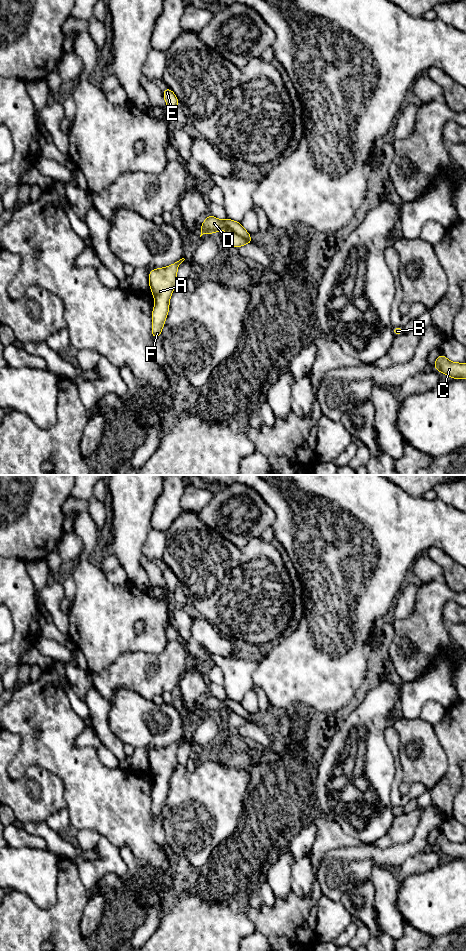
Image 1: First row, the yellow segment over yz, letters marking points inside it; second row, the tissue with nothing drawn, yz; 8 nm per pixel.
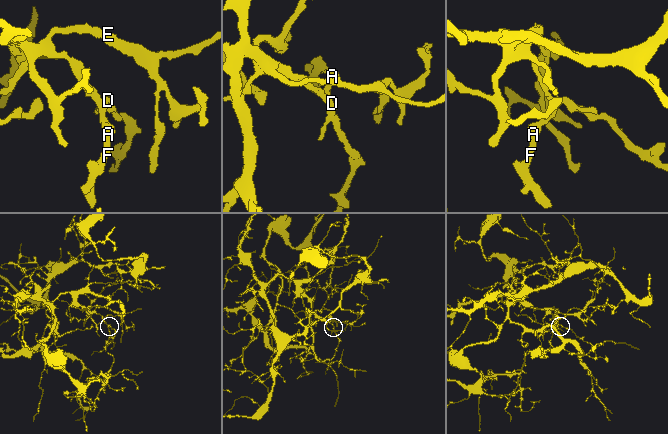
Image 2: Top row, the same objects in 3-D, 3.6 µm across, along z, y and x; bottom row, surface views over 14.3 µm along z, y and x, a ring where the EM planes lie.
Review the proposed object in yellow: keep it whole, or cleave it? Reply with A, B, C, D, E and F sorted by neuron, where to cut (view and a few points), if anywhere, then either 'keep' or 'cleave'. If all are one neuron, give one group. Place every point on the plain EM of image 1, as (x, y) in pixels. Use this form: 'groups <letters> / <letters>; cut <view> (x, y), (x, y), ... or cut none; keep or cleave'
groups A D E F / B C; cut yz (226, 709), (231, 709), (240, 716), (250, 718); cleave

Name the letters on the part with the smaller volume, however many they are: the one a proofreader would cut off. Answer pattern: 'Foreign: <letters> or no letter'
Foreign: B, C

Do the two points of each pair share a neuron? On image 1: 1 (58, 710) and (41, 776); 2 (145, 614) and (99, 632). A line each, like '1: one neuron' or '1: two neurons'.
1: two neurons
2: one neuron

